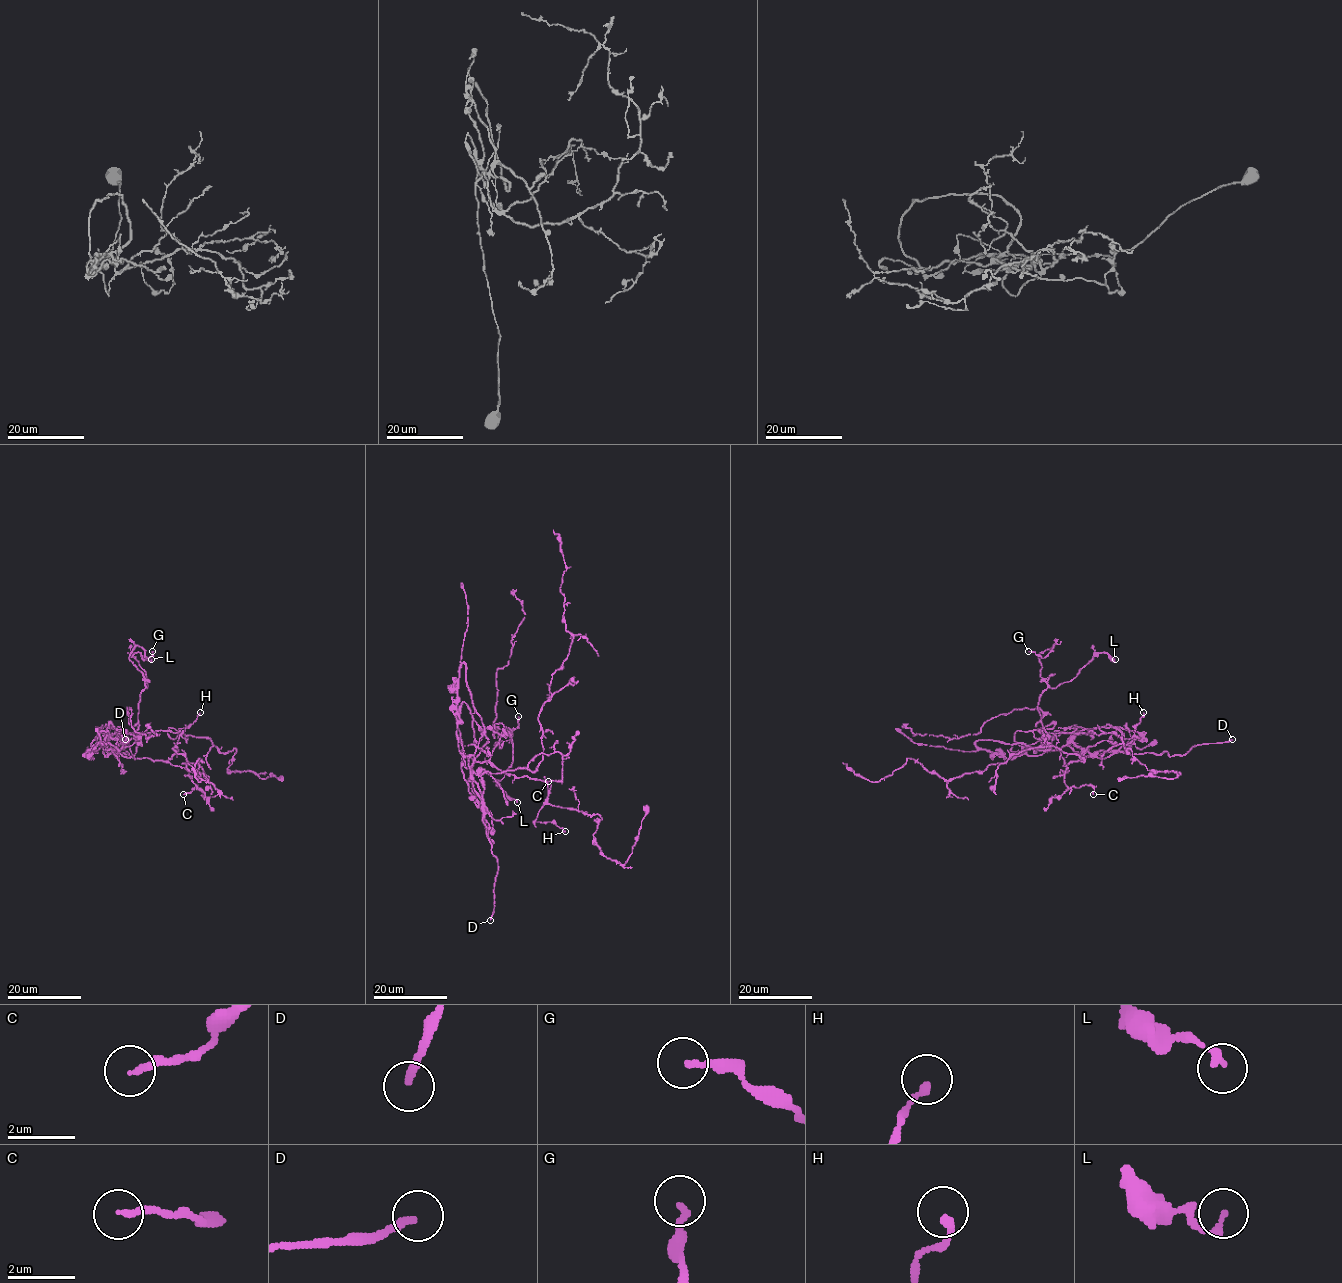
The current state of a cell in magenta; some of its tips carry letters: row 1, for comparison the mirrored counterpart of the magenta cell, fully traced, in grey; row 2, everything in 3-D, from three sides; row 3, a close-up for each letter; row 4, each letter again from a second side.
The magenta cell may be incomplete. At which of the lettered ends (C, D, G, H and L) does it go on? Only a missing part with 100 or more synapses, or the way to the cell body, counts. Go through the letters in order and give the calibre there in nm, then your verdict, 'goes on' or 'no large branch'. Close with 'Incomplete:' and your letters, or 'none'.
C: 180 nm | no large branch
D: 200 nm | goes on
G: 190 nm | no large branch
H: 200 nm | no large branch
L: 240 nm | no large branch
Incomplete: D

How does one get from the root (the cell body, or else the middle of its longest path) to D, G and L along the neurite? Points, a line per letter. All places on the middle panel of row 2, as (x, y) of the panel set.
D: (491, 773), (485, 772), (481, 775), (483, 822), (492, 854), (497, 860), (494, 912), (490, 920)
G: (491, 773), (476, 773), (472, 762), (490, 758), (504, 725), (510, 734), (494, 726), (507, 741), (518, 716)
L: (491, 773), (476, 773), (472, 765), (490, 758), (504, 725), (511, 735), (512, 763), (498, 786), (517, 802)

